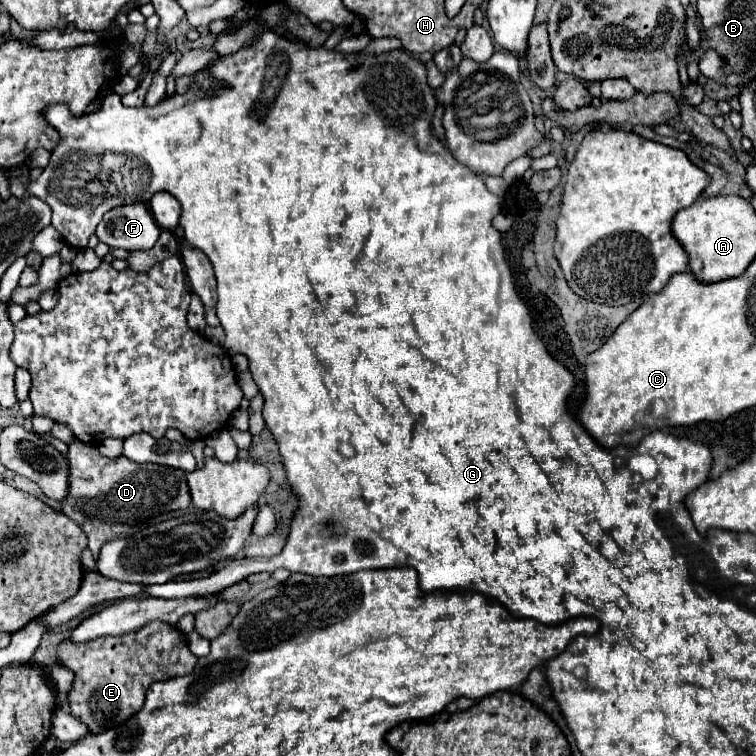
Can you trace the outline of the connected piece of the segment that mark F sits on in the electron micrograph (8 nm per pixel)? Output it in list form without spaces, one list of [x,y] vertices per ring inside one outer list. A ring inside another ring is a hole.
[[[144,203],[116,207],[108,211],[96,227],[96,235],[102,243],[110,249],[122,247],[126,251],[152,249],[160,231]]]

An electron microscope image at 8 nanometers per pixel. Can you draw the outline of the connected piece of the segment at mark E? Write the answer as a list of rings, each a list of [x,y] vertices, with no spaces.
[[[162,621],[148,623],[130,635],[98,637],[82,645],[62,641],[58,645],[58,659],[76,675],[68,695],[70,713],[80,719],[90,733],[104,733],[124,723],[142,709],[146,689],[152,683],[190,675],[198,661],[188,649],[186,635],[182,635],[178,627],[174,629]]]

